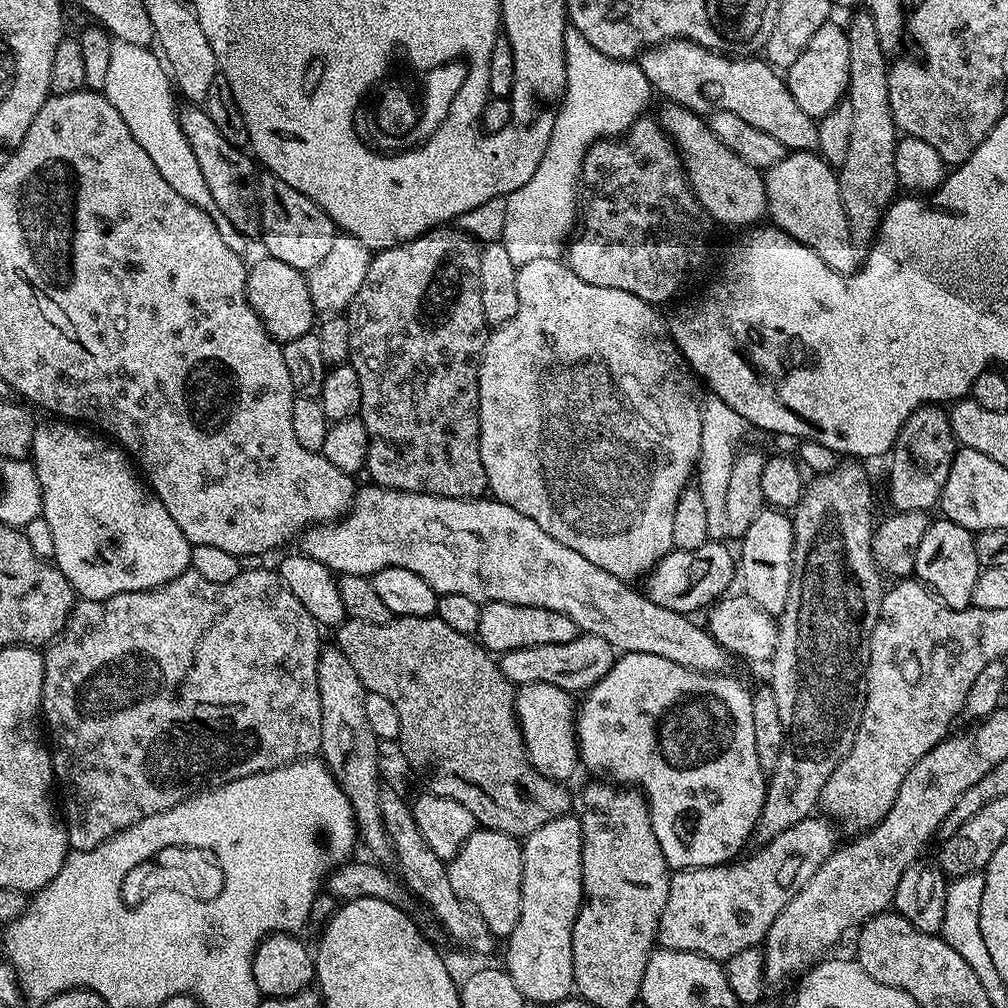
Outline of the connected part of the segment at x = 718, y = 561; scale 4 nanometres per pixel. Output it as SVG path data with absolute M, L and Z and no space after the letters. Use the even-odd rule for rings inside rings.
M709 542L703 544L694 552L671 551L660 560L659 564L653 569L648 582L650 589L648 594L653 602L658 606L666 606L675 612L685 614L696 614L701 610L707 609L716 603L721 596L729 595L728 588L738 576L738 560L724 544ZM672 564L672 576L668 573L668 567Z

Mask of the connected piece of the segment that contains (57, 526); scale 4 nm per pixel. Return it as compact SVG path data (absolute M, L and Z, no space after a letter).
M72 422L56 423L60 424L48 424L45 428L44 425L37 427L32 443L31 459L36 465L36 473L44 495L42 520L43 523L48 523L48 536L52 539L53 554L51 553L51 555L54 557L56 567L60 568L66 574L68 581L71 582L77 597L85 600L105 600L114 594L122 594L123 592L147 592L153 588L161 588L163 584L168 584L174 578L189 571L192 562L192 545L189 544L186 534L178 526L178 522L174 522L174 518L170 516L170 510L166 506L162 506L156 493L138 475L133 461L115 443L109 442L103 435L97 434L87 427L77 426Z

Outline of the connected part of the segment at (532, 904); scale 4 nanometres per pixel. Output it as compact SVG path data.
M575 815L559 816L557 820L546 822L538 830L534 830L522 840L522 886L520 887L520 913L514 930L506 938L508 949L504 952L503 967L508 977L518 986L518 990L524 995L525 1001L536 1004L559 1005L560 1001L569 999L574 992L574 981L572 978L572 927L580 913L580 904L584 901L584 887L582 886L582 838L580 837L580 822Z

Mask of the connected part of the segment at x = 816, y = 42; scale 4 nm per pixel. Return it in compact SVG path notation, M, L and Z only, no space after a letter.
M835 22L818 26L818 30L814 30L814 38L806 42L806 50L798 54L798 62L786 70L786 83L794 102L798 102L804 113L813 118L835 111L845 99L849 82L850 42L847 31Z

